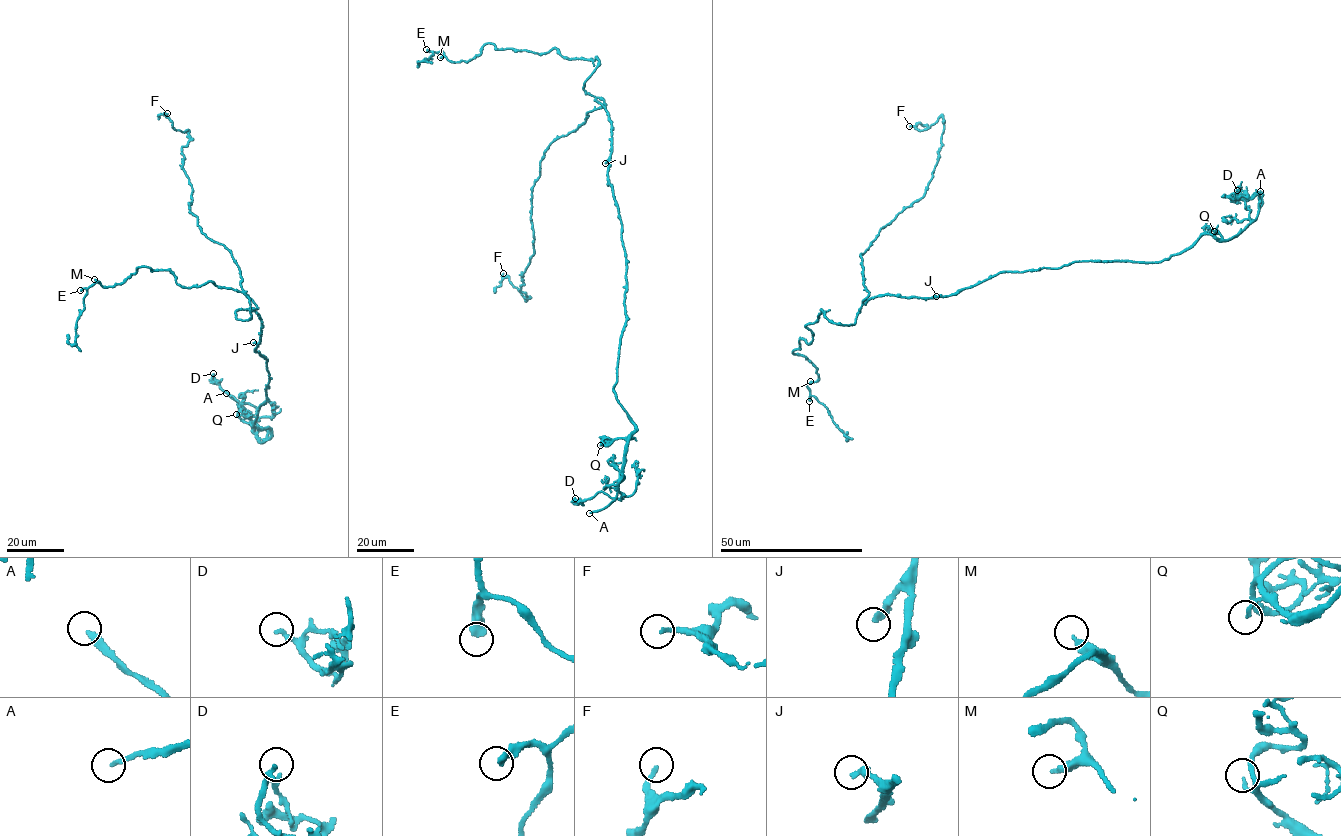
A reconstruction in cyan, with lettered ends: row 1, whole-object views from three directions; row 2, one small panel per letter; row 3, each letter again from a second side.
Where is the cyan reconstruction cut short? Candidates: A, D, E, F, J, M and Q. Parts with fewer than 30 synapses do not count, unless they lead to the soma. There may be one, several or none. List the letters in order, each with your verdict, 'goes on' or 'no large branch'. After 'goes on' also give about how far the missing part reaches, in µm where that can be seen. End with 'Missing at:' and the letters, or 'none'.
A: goes on | 25 µm
D: no large branch
E: no large branch
F: no large branch
J: no large branch
M: no large branch
Q: no large branch
Missing at: A

